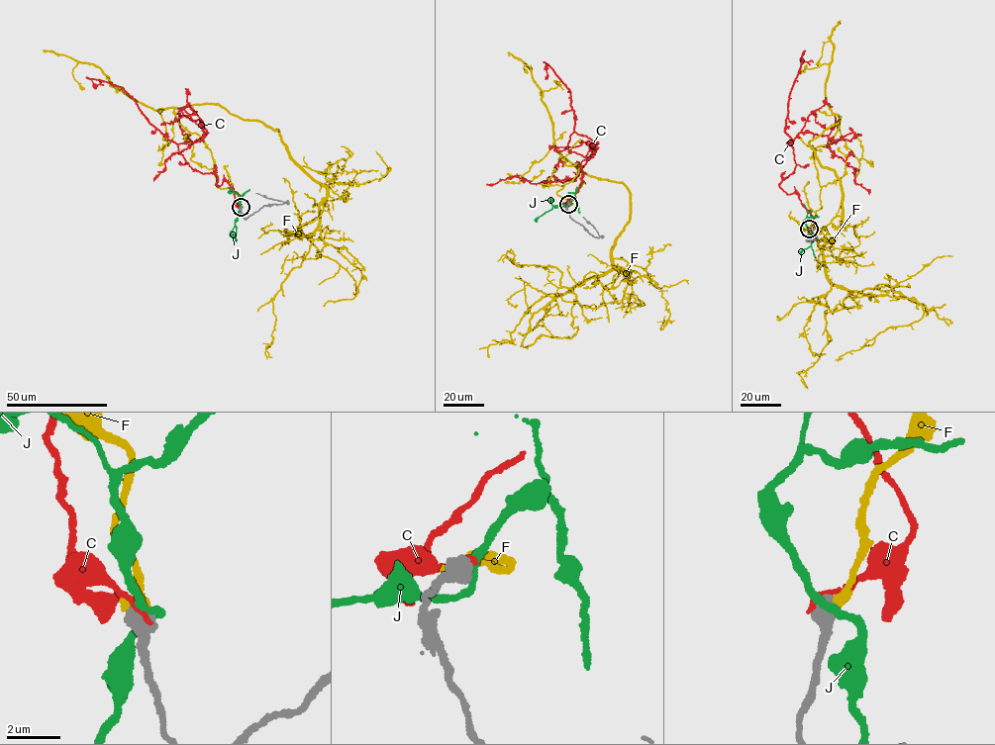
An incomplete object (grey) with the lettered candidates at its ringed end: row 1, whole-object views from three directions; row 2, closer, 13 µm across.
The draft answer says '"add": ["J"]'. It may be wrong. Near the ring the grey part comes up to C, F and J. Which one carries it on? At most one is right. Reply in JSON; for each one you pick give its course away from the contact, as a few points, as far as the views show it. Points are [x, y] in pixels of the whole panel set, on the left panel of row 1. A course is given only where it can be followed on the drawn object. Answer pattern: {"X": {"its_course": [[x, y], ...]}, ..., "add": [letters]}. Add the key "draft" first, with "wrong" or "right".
{"draft": "wrong", "F": {"its_course": [[241, 207], [176, 108], [221, 105], [277, 130], [327, 193], [320, 225], [293, 232], [347, 270], [353, 292]]}, "add": ["F"]}

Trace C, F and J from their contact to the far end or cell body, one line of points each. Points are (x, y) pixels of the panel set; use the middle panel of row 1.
C: (569, 203), (589, 158), (569, 150), (575, 132), (597, 147), (573, 179), (514, 175), (486, 184)
F: (569, 204), (580, 166), (561, 156), (629, 191), (610, 248), (625, 272), (554, 298), (522, 344), (573, 328)
J: (569, 204), (554, 206), (536, 222)

